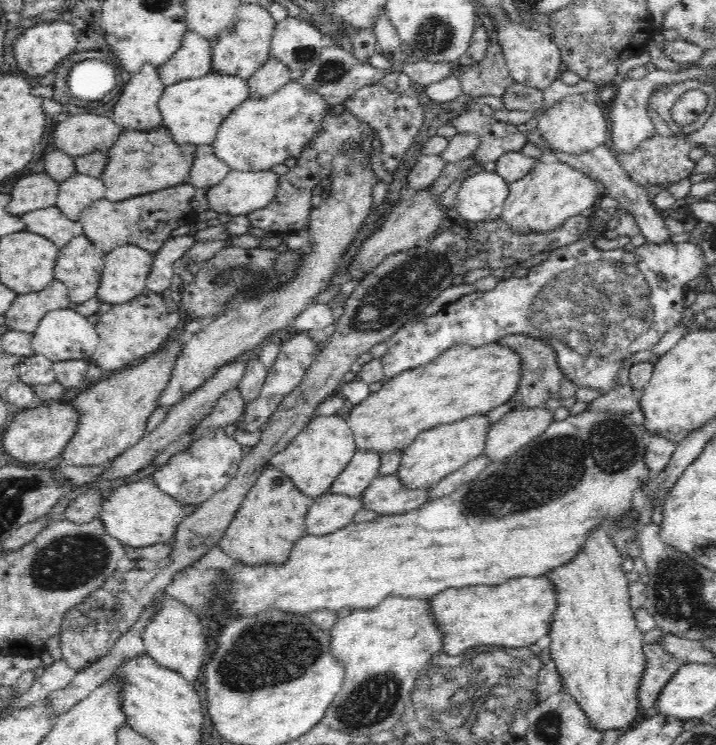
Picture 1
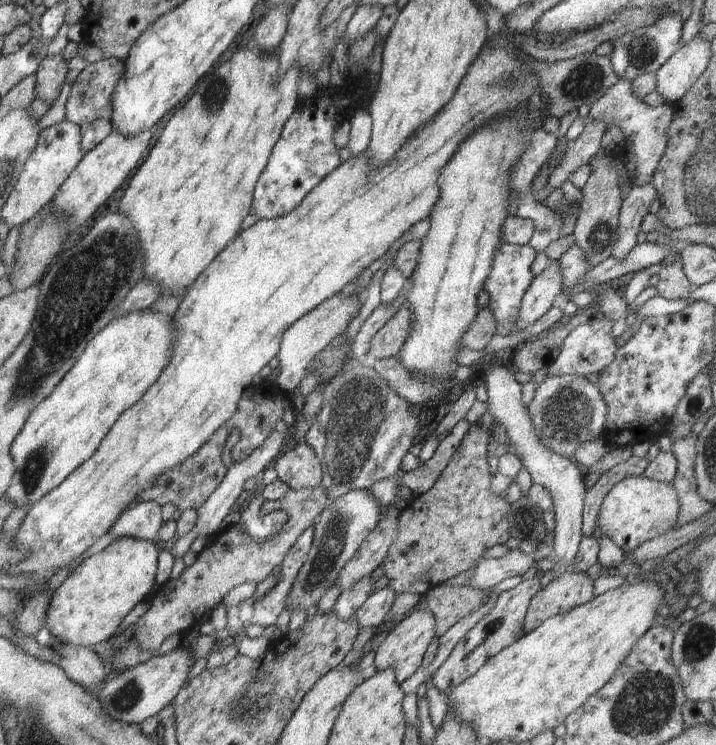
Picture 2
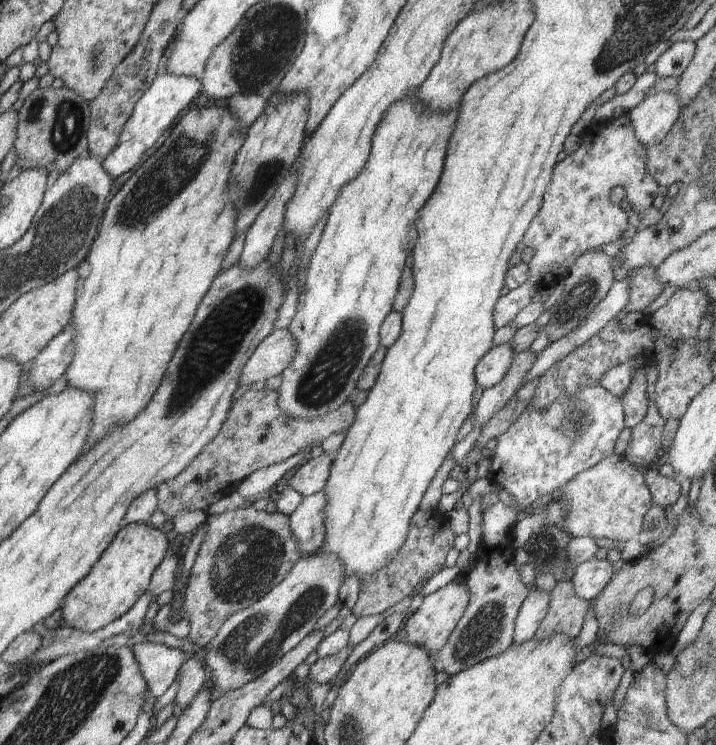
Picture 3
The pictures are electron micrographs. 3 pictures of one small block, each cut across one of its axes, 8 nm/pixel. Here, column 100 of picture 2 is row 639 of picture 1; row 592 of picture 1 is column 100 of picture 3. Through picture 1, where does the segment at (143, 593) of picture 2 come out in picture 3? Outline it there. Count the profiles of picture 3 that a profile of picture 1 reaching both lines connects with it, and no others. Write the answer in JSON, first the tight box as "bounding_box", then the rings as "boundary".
{"bounding_box":[61,523,168,633],"boundary":[[[126,523],[90,572],[63,598],[61,608],[65,625],[91,633],[118,620],[147,591],[153,572],[164,560],[167,550],[168,539],[160,529],[150,524]]]}

